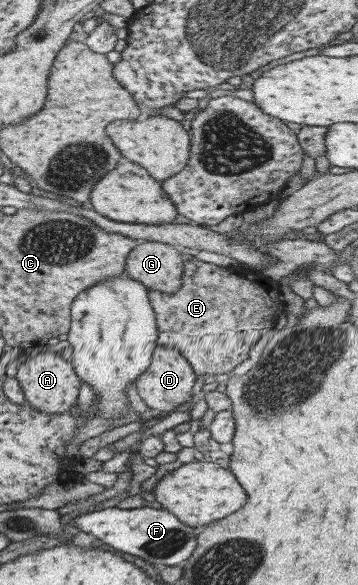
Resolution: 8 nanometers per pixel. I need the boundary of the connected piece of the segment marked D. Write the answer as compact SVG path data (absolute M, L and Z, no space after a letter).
M156 345L151 350L151 362L145 368L145 372L135 380L135 387L141 400L153 412L171 412L189 400L196 374L176 349L169 346L161 348L161 346L163 345Z

